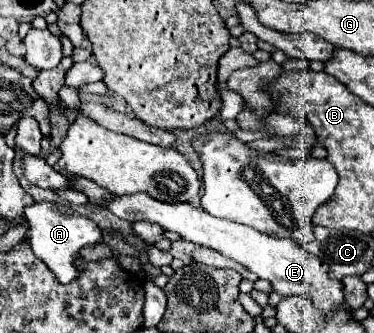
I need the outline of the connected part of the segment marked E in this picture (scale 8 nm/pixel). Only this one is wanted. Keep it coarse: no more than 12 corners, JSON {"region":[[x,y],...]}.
{"region":[[144,193],[108,209],[218,251],[272,283],[308,295],[322,313],[346,311],[328,263],[292,239],[218,219],[192,203]]}

